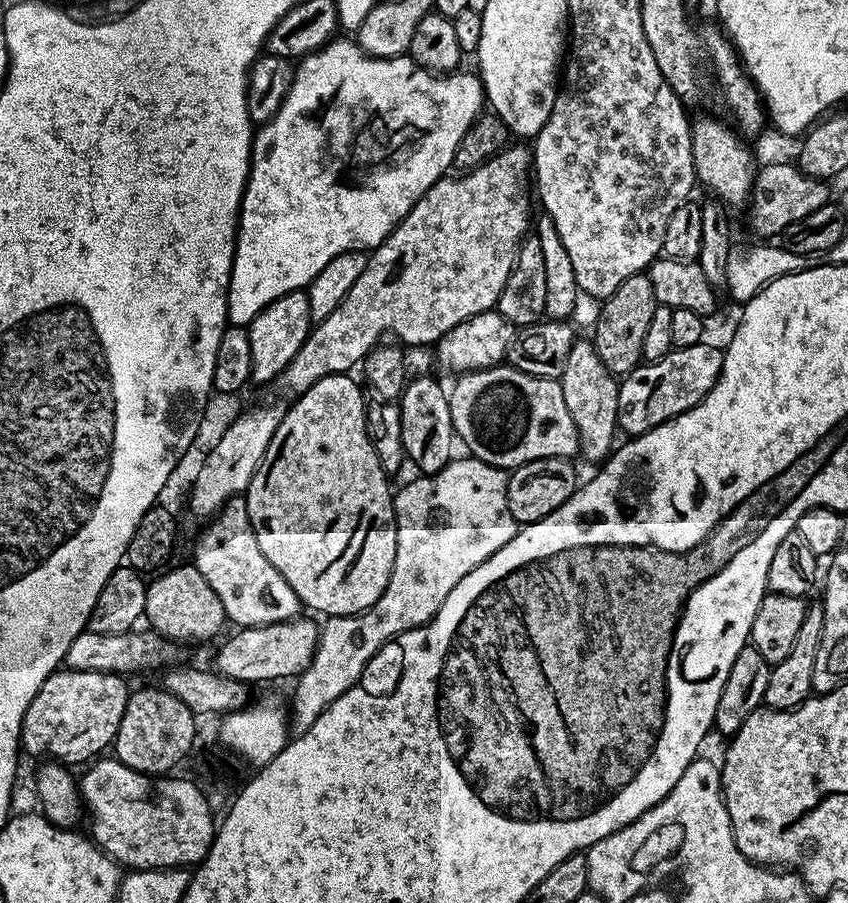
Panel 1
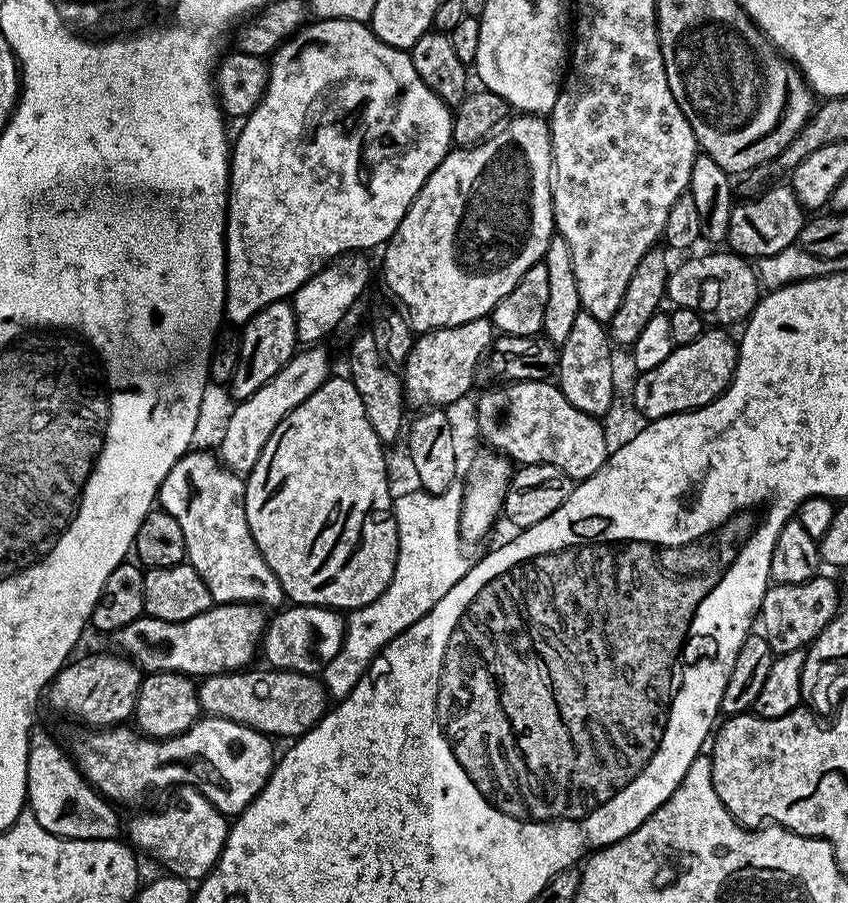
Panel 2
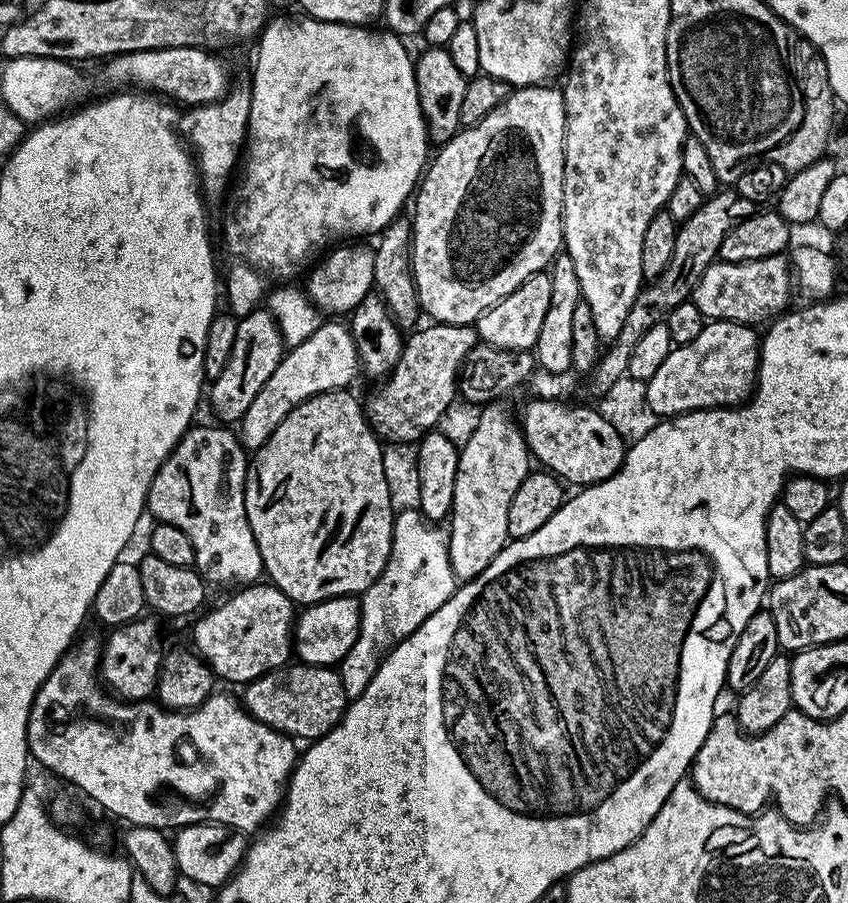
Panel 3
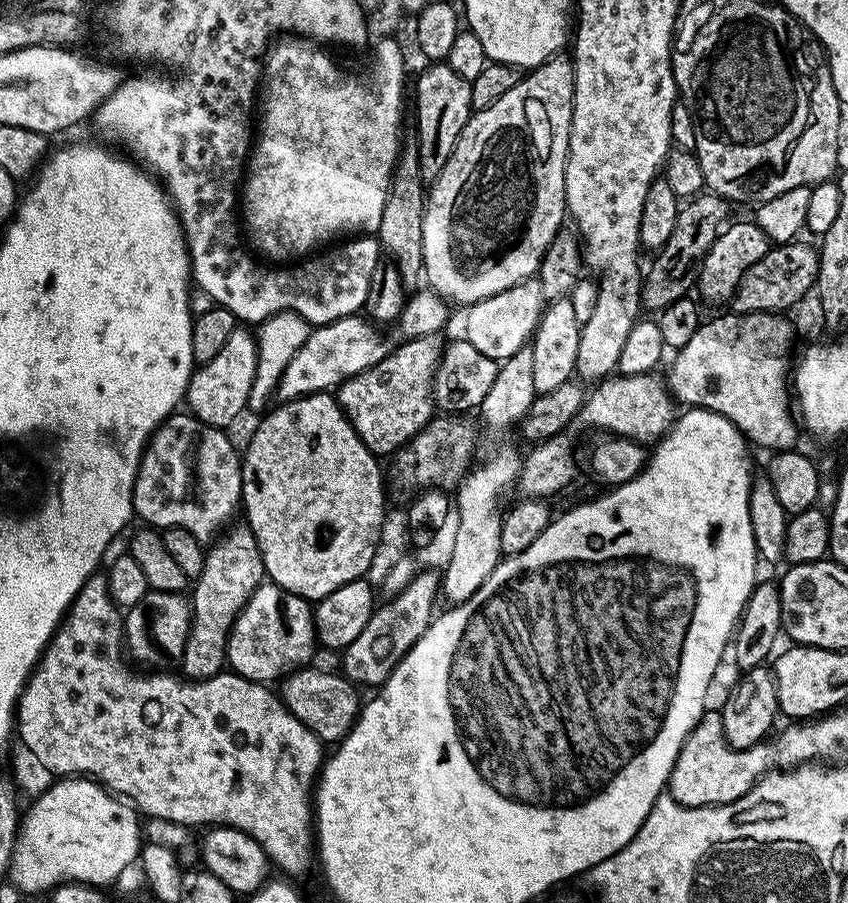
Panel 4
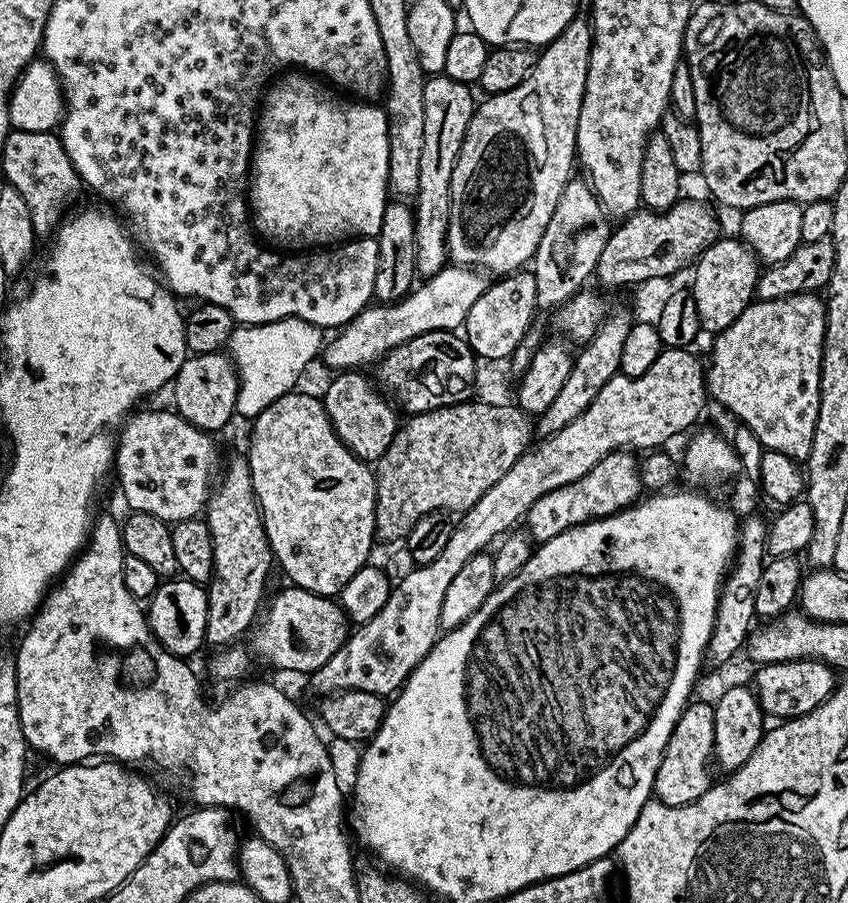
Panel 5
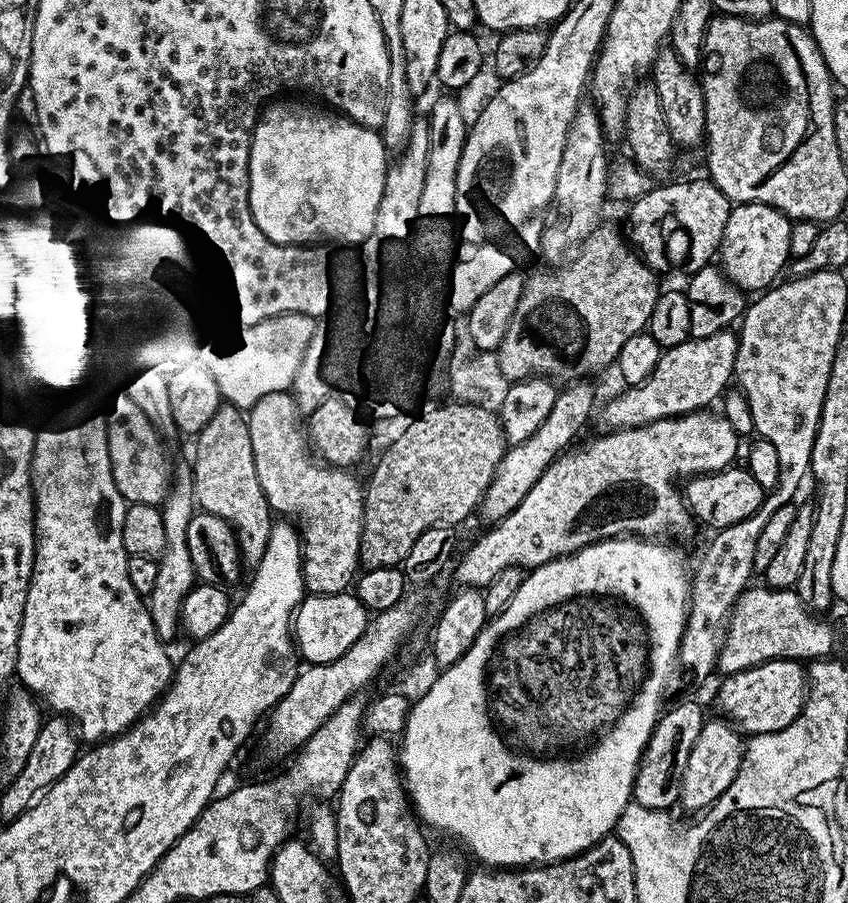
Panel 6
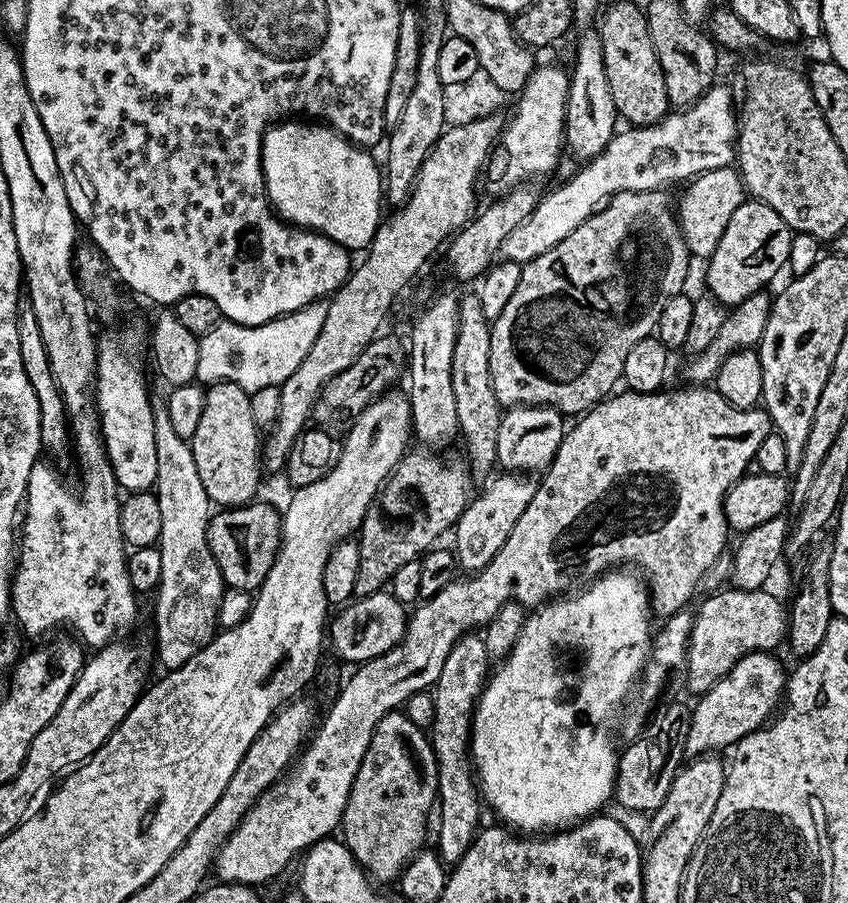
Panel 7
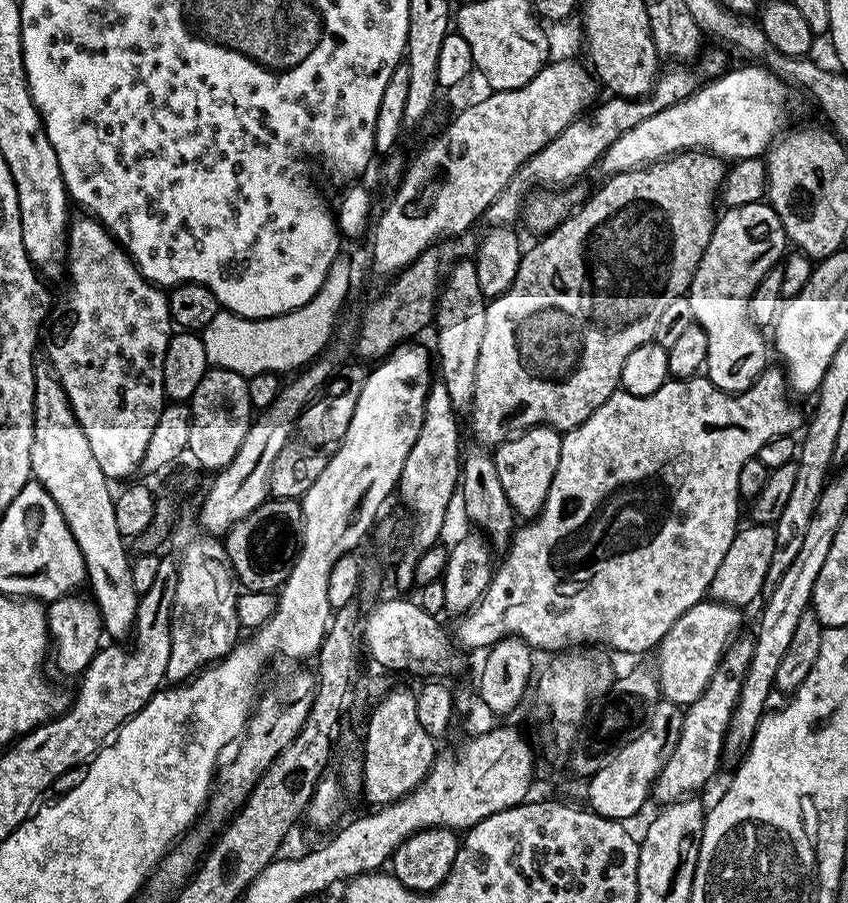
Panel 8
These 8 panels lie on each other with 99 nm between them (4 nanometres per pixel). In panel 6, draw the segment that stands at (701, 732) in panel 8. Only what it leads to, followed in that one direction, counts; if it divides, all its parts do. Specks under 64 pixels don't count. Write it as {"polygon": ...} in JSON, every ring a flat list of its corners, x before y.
{"polygon":[[771,660,725,675,723,679,716,689,715,707,720,707,719,715,735,724,744,734,757,736,786,730,786,726,798,718,808,698,806,668,799,660]]}

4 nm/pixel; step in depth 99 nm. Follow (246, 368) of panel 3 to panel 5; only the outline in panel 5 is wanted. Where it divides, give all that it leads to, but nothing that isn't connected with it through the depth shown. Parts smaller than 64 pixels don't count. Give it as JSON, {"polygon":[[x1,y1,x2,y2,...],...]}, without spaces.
{"polygon":[[223,351,210,354,192,354,178,370,171,385,175,411,186,422,209,434,216,434,219,428,234,420,236,399,240,389,240,377,236,375,236,366]]}

